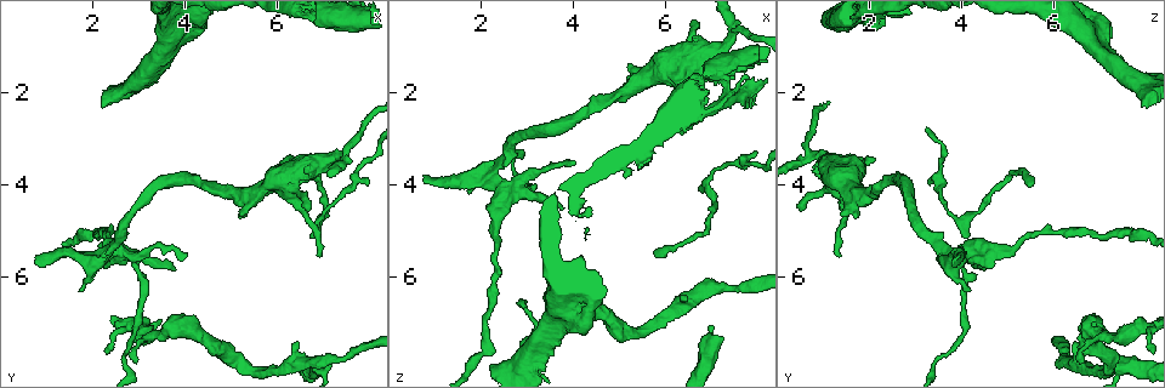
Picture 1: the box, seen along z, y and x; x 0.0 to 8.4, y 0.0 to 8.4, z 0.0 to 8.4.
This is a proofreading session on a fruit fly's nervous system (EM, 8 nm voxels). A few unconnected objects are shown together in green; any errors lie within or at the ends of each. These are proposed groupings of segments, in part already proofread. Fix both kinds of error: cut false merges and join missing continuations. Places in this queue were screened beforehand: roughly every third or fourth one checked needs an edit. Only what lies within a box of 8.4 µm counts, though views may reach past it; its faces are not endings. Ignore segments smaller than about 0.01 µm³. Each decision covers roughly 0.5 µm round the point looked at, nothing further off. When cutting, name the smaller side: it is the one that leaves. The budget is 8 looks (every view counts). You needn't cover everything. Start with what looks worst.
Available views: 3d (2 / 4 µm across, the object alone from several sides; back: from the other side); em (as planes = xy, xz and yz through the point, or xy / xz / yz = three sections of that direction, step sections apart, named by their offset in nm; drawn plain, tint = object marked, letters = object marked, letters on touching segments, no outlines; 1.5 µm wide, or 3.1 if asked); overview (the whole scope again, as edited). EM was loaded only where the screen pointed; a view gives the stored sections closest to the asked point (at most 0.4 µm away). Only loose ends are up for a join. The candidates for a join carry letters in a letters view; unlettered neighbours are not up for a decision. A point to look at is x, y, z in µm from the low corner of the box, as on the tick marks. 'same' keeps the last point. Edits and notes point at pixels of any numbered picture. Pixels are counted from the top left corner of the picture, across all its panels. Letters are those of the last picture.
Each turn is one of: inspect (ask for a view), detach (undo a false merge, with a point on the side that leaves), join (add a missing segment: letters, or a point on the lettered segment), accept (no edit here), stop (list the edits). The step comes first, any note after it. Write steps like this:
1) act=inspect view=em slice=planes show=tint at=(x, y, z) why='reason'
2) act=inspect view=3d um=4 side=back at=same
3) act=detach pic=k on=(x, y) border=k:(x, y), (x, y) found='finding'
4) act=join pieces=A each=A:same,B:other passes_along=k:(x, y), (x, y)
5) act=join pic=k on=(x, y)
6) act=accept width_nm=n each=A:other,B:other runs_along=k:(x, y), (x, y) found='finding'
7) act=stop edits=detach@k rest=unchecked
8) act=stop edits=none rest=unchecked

act=inspect view=3d um=2 at=(2.35, 5.40, 5.00) why='calibre changes'

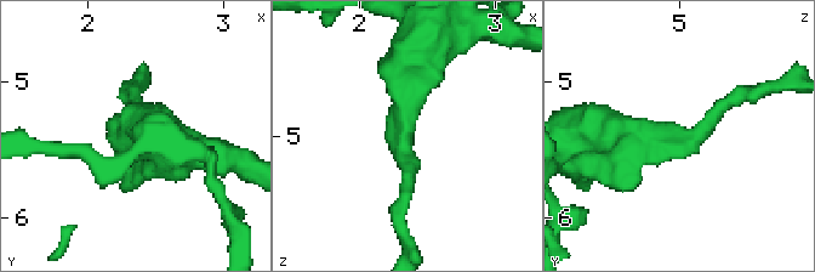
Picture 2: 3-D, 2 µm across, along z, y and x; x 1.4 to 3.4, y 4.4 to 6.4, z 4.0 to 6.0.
act=inspect view=em slice=xy step=4 show=tint at=(2.34, 5.38, 5.00)

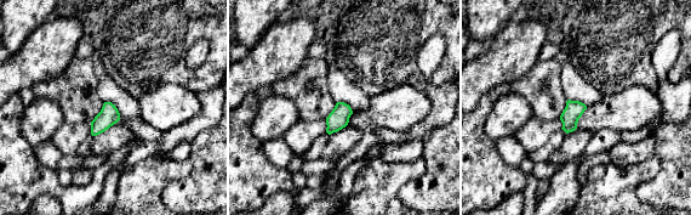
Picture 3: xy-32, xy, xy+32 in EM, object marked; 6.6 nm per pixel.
act=inspect view=em slice=xy step=4 show=letters at=same

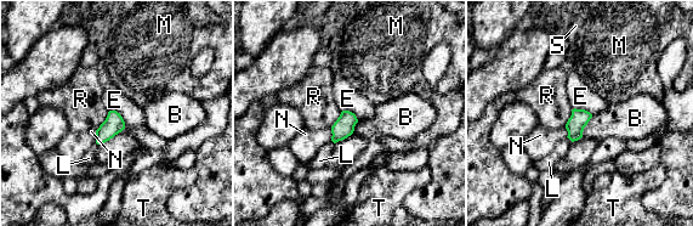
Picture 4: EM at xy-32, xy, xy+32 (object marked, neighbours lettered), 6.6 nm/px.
act=accept each=B:other,E:other,L:other,M:other,N:other,R:other,S:other,T:other found='continuous, no second neuron'

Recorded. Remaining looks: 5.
act=inspect view=3d um=4 at=(6.40, 7.40, 6.45) why='an open end'

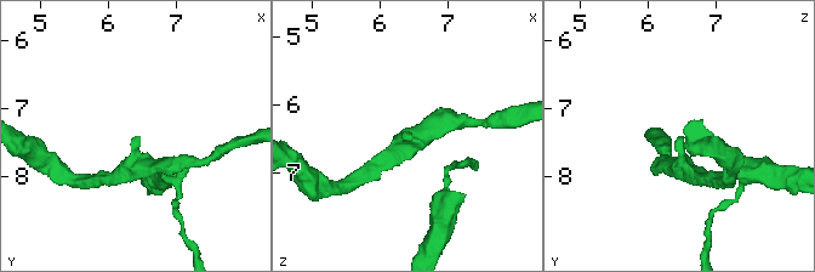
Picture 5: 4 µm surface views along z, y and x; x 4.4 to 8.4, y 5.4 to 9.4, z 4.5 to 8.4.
act=inspect view=em slice=xy step=8 show=letters at=(6.45, 7.45, 6.50) arm_widths_nm=200,200 why='shape alone is not enough'

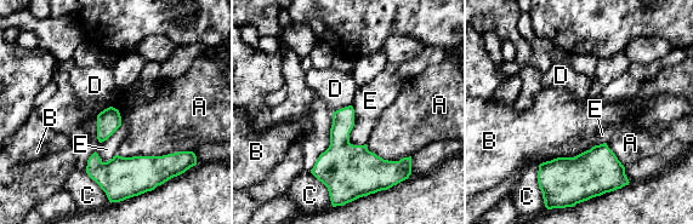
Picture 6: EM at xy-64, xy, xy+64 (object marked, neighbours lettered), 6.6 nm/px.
act=inspect view=em slice=planes show=letters at=same

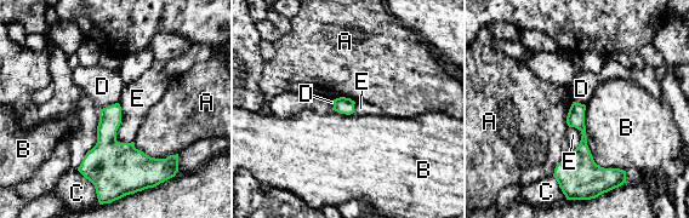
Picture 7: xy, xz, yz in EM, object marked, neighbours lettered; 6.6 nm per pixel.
act=accept each=A:other,B:other,C:other,D:other,E:other found='none of them fits'

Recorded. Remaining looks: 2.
act=inspect view=em slice=xy step=8 show=letters at=(5.75, 4.05, 5.40) why='tapers out'

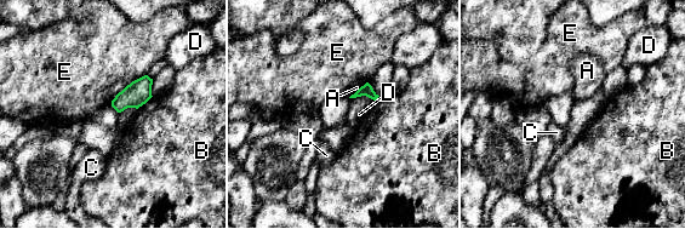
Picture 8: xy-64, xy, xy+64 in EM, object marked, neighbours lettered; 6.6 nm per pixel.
act=inspect view=em slice=planes show=letters at=same

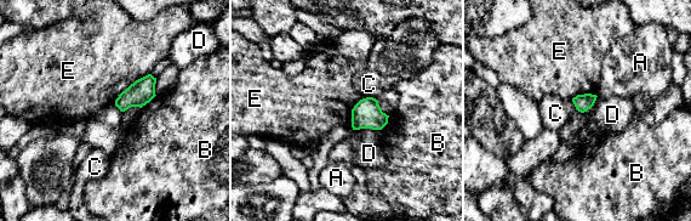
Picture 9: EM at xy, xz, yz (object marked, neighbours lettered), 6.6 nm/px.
act=accept width_nm=110 each=A:other,B:other,C:other,D:other,E:other border=9:(375, 97), (363, 98) found='no lettered segment goes on from it'

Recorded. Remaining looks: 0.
act=stop edits=none rest=unchecked

